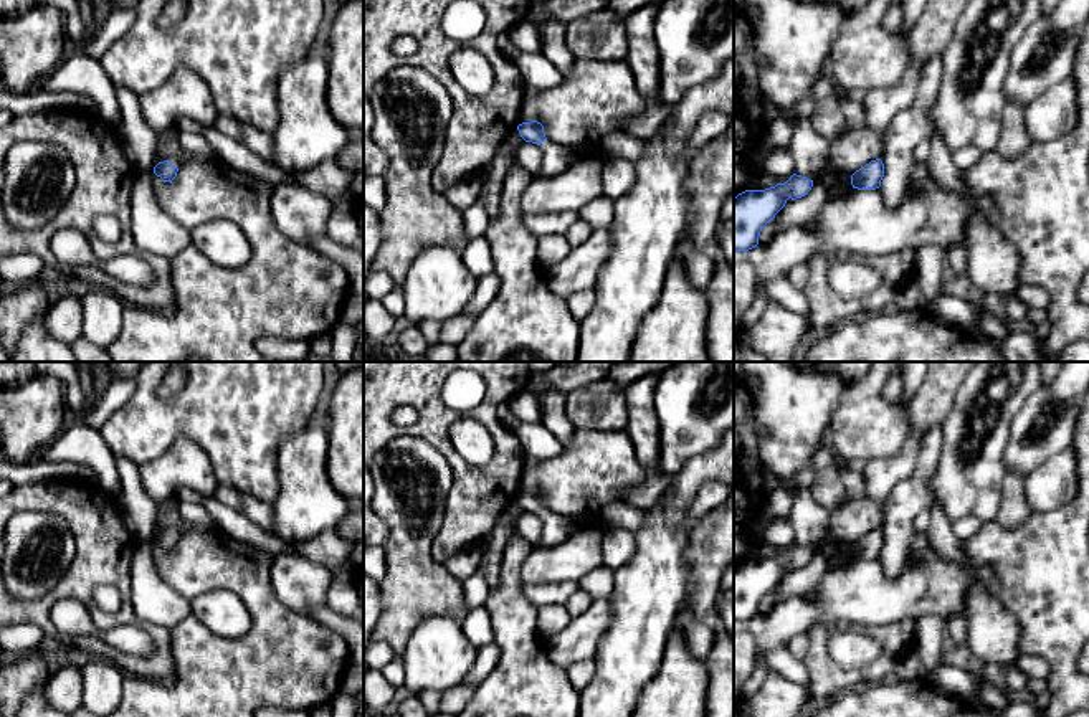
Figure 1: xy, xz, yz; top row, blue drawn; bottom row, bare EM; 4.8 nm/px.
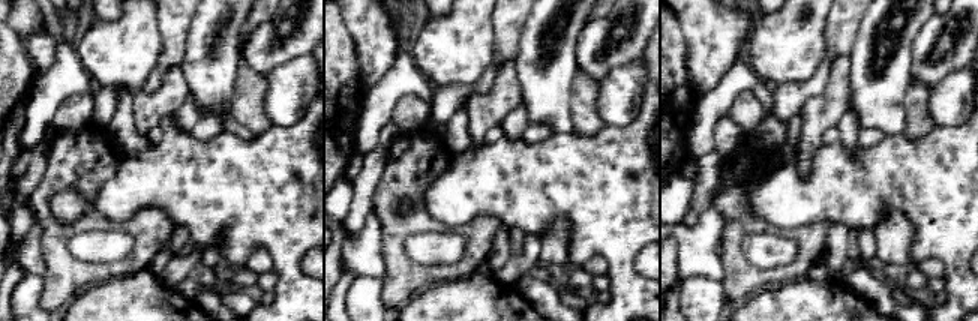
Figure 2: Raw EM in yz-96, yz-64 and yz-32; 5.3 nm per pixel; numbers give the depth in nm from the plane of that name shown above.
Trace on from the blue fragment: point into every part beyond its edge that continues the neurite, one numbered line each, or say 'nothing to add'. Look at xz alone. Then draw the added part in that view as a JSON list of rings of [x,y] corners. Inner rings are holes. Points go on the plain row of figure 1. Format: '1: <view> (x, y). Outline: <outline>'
1: xz (554, 532). Outline: [[[544,510],[539,517],[542,519],[542,534],[535,548],[554,548],[568,539],[564,517],[549,510]]]

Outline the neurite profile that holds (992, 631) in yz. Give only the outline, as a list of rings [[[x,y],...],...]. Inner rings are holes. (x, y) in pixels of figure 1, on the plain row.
[[[980,583],[968,588],[962,618],[967,626],[967,648],[975,666],[1011,666],[1021,656],[1016,616]]]

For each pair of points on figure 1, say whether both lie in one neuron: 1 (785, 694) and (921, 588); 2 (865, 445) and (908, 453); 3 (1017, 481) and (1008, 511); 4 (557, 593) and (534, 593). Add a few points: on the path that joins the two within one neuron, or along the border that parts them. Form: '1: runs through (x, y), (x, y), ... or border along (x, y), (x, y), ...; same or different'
1: border along (802, 684), (770, 671), (760, 688); different
2: border along (906, 413), (904, 443), (866, 463); different
3: runs through (1013, 488), (1013, 504); same
4: runs through (552, 593), (539, 593); same

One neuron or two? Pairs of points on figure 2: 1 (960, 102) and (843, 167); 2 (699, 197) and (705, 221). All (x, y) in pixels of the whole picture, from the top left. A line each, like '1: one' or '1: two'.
1: two
2: two

